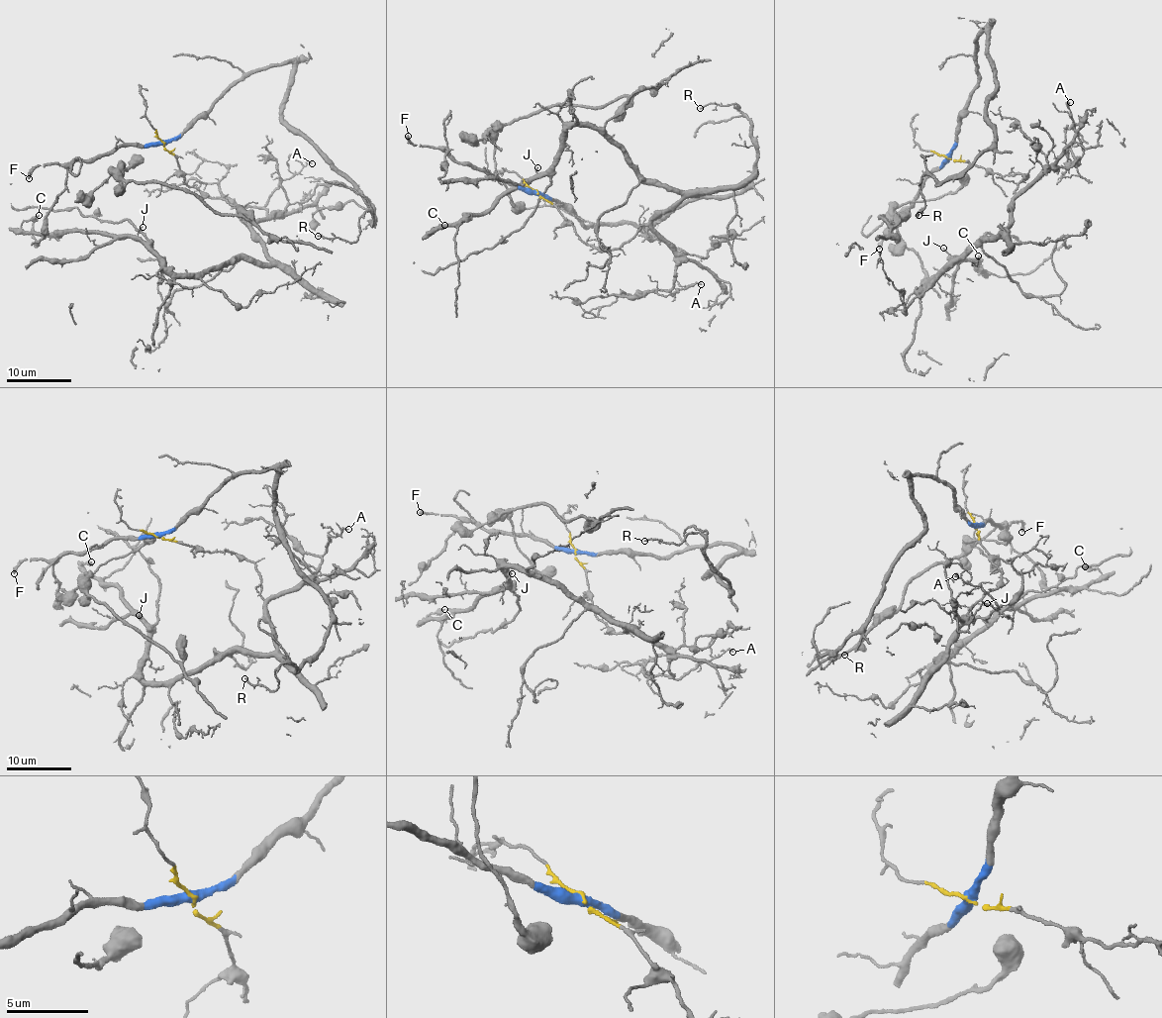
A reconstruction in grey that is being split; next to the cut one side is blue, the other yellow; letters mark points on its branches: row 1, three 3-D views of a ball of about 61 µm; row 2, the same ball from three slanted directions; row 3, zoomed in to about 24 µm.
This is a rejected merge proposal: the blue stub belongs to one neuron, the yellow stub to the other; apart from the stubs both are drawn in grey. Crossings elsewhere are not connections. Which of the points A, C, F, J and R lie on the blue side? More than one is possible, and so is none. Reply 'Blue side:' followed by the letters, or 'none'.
Blue side: F, R

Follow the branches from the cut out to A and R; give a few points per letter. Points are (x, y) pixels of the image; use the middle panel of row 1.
A: (535, 192), (585, 243), (597, 248), (619, 250), (641, 225), (652, 226), (674, 255), (671, 294), (702, 285)
R: (535, 192), (588, 227), (640, 228), (690, 202), (740, 191), (756, 152), (751, 121), (736, 104), (700, 108)

